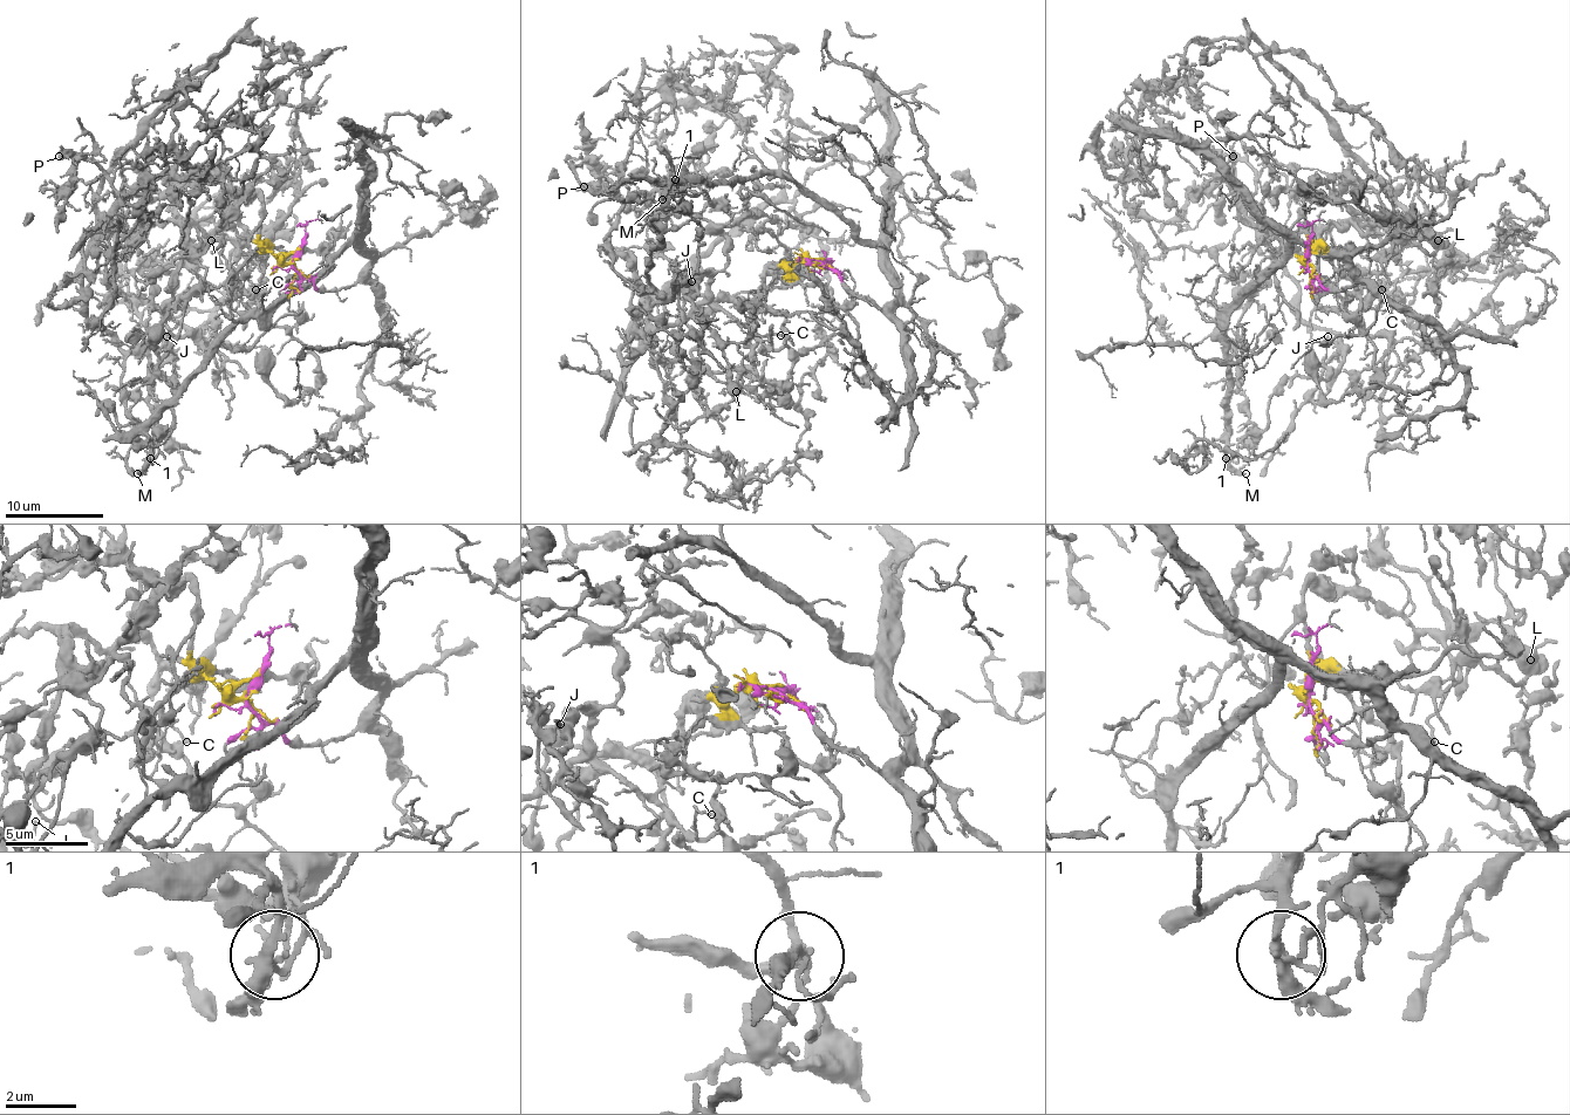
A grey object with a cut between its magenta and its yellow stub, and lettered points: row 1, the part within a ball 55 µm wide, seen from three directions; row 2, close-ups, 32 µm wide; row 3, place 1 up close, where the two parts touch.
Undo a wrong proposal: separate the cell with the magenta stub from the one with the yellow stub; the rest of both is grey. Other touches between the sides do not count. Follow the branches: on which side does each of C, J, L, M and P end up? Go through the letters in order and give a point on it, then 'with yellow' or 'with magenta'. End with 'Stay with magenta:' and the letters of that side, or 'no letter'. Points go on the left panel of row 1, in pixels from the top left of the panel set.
C: at (256, 289); with yellow
J: at (166, 336); with yellow
L: at (211, 240); with yellow
M: at (137, 473); with magenta
P: at (59, 156); with yellow
Stay with magenta: M

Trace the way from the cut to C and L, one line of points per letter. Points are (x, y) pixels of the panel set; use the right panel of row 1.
C: (1305, 258), (1305, 199), (1319, 193), (1324, 199), (1342, 199), (1373, 221), (1396, 248), (1378, 275), (1381, 289)
L: (1305, 258), (1305, 199), (1319, 193), (1342, 199), (1371, 221), (1408, 224), (1415, 216), (1442, 238), (1438, 240)

